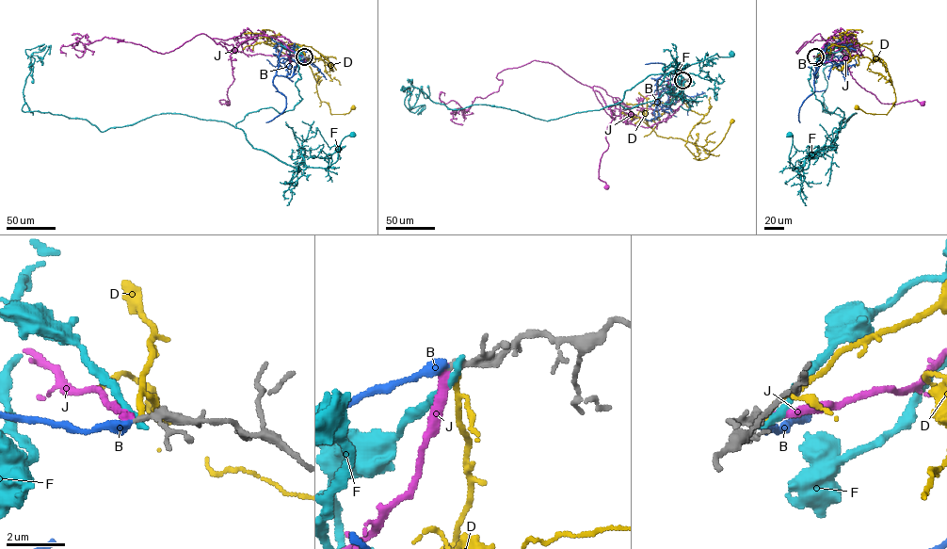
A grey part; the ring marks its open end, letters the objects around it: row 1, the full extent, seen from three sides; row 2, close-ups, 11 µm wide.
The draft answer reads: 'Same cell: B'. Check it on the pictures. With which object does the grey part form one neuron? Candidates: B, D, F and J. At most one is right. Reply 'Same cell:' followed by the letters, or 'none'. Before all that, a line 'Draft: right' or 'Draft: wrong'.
Draft: right
Same cell: B

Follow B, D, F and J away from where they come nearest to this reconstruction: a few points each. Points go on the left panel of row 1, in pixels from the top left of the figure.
B: (304, 56), (281, 45), (276, 74), (290, 77), (301, 60), (317, 67), (309, 61)
D: (304, 56), (302, 45), (324, 56), (306, 62), (318, 96), (330, 113), (348, 113), (353, 107)
F: (304, 56), (294, 109), (262, 108), (236, 127), (254, 148), (301, 169), (328, 168), (353, 134)
J: (304, 56), (267, 36), (242, 41), (230, 56), (234, 78), (227, 91), (230, 103), (219, 101), (228, 104)

